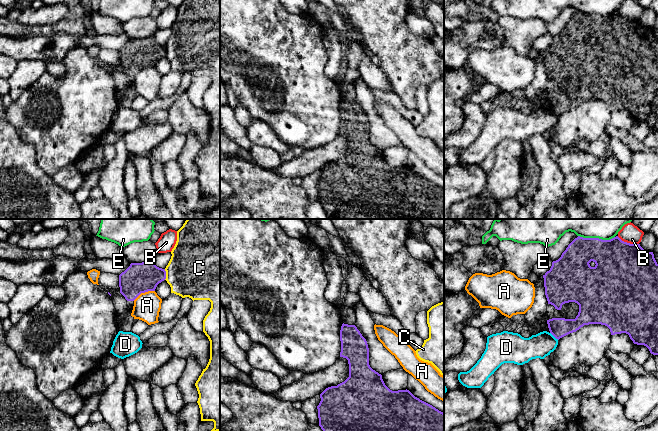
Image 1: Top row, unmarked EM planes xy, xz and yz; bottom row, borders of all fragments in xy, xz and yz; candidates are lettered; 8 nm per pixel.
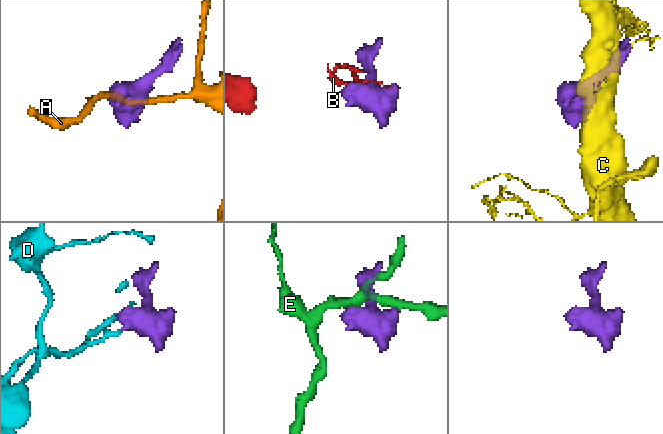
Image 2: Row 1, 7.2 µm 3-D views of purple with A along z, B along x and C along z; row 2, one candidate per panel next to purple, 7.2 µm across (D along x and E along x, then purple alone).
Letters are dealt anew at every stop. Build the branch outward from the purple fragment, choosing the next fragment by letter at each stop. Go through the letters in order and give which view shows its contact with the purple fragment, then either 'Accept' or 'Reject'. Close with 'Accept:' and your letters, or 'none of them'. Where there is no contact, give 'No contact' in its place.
A: Touches purple in xy. Reject
B: Touches purple in yz. Reject
C: Touches purple in xy. Reject
D: Touches purple in yz. Reject
E: Touches purple in yz. Reject
Accept: none of them

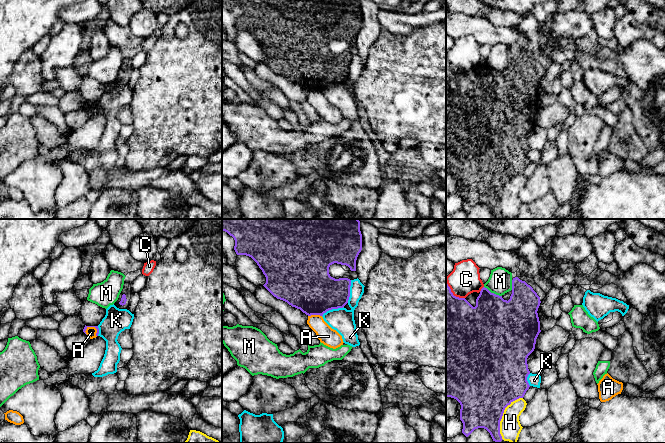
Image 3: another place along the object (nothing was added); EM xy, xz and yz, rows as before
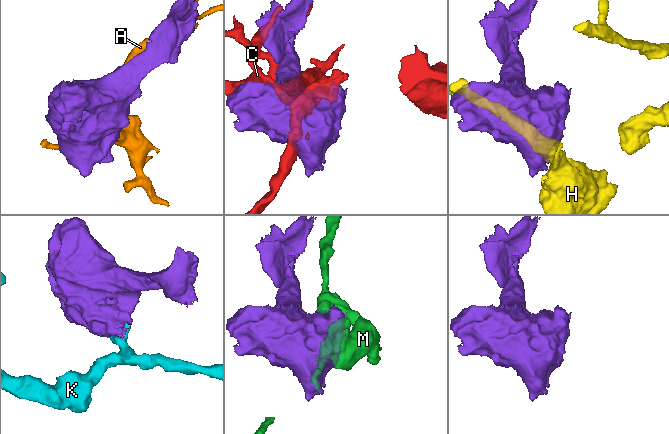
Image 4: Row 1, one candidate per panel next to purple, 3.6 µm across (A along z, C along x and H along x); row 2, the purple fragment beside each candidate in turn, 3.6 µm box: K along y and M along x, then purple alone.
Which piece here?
A: Touches purple in xz. Reject
C: Touches purple in yz. Reject
H: Touches purple in yz. Reject
K: Touches purple in xz. Reject
M: Touches purple in yz. Reject
Accept: none of them

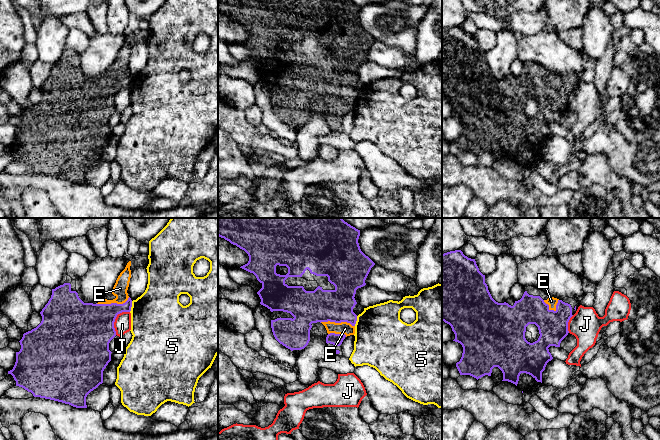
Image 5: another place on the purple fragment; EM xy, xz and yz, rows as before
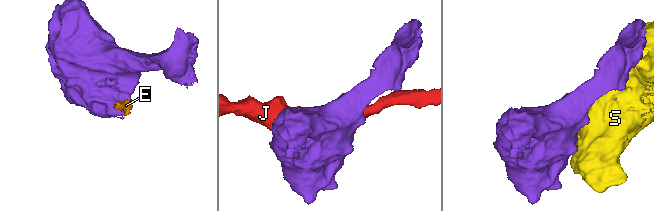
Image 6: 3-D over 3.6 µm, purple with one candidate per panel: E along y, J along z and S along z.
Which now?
E: Touches purple in xz. Accept
J: Touches purple in xy. Reject
S: Touches purple in xy. Reject
Accept: E

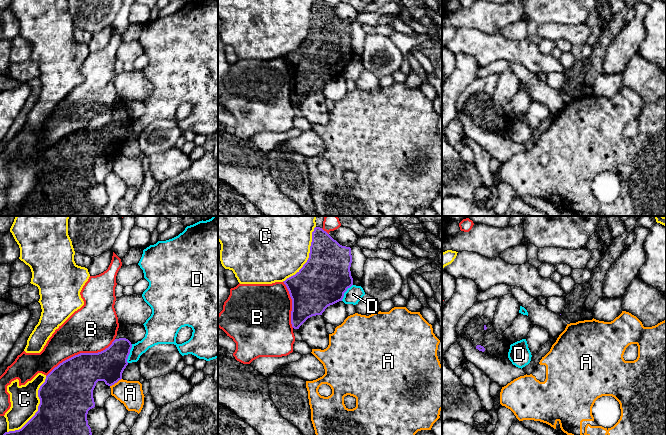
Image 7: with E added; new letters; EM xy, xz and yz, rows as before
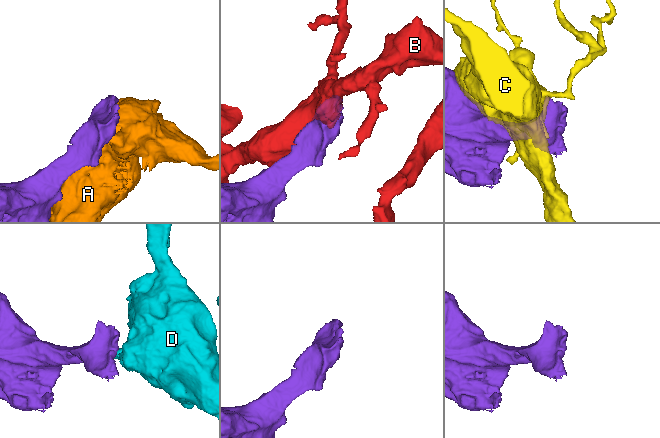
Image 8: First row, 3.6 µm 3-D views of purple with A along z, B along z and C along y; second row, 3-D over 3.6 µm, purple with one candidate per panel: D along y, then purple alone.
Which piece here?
A: Touches purple in xy. Reject
B: Touches purple in xy. Reject
C: Touches purple in xy. Reject
D: Touches purple in xy. Reject
Accept: none of them

